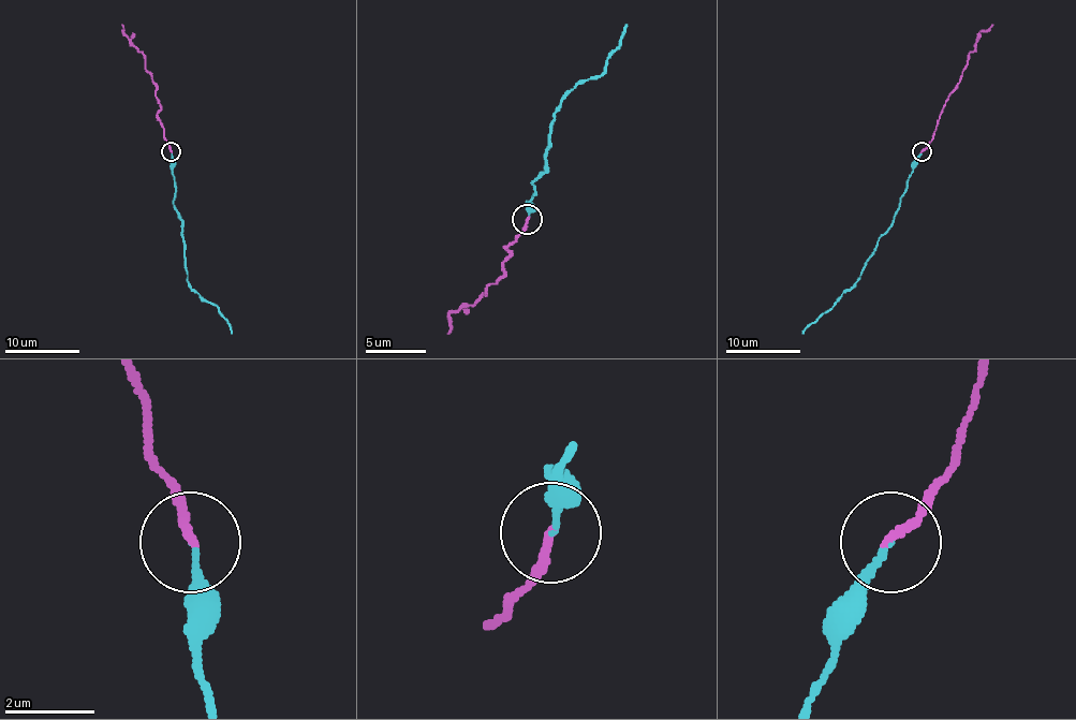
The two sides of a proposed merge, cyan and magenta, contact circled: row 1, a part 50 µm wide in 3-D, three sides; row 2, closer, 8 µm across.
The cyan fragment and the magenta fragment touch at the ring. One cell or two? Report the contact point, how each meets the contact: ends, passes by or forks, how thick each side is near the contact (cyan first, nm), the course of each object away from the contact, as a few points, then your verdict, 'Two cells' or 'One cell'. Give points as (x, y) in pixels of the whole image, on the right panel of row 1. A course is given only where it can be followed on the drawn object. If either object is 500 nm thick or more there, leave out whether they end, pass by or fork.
Place: (922, 151). At the ring cyan ends. At the ring magenta ends. Thickness 140 nm (cyan) against 190 nm. Course of cyan: (922, 151), (892, 225), (879, 238), (873, 254), (855, 282), (802, 333). Course of magenta: (922, 151), (932, 137), (940, 112), (968, 55), (981, 32), (992, 25). One cell

